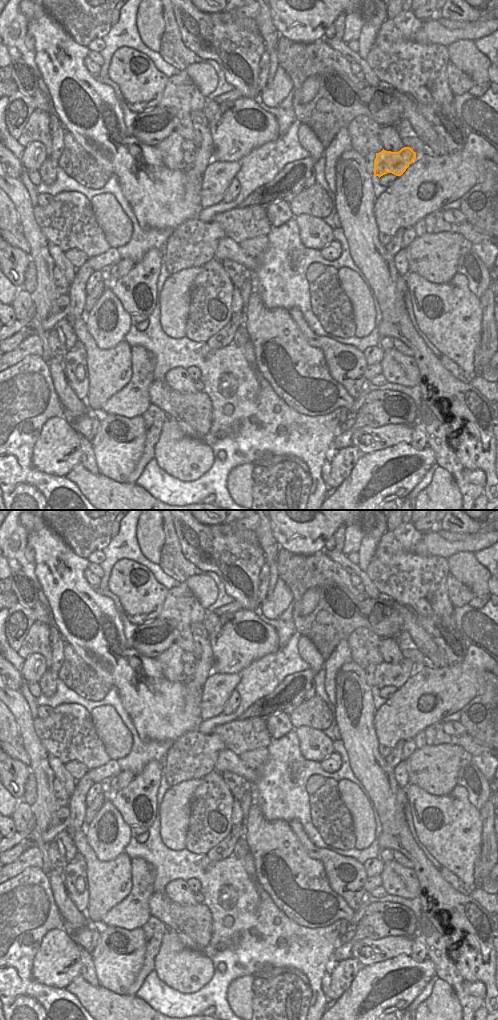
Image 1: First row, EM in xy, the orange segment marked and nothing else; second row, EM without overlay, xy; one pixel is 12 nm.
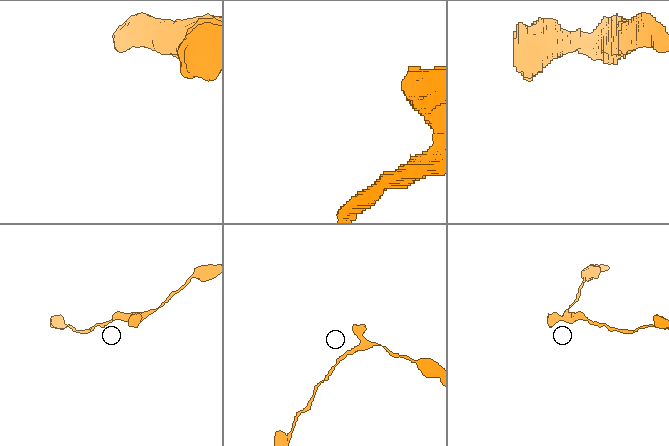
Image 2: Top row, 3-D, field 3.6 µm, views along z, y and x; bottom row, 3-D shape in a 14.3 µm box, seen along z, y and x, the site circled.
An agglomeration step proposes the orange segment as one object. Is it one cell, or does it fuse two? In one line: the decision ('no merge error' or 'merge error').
no merge error

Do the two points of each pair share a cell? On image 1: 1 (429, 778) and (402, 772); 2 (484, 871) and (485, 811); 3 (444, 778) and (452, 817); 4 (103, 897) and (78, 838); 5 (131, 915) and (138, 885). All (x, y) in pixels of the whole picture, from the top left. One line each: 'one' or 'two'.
1: two
2: one
3: two
4: one
5: one

